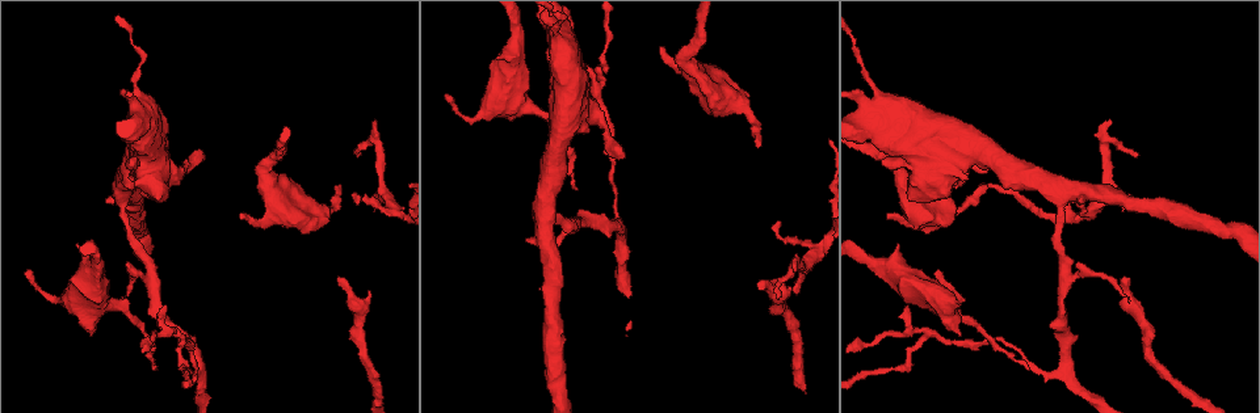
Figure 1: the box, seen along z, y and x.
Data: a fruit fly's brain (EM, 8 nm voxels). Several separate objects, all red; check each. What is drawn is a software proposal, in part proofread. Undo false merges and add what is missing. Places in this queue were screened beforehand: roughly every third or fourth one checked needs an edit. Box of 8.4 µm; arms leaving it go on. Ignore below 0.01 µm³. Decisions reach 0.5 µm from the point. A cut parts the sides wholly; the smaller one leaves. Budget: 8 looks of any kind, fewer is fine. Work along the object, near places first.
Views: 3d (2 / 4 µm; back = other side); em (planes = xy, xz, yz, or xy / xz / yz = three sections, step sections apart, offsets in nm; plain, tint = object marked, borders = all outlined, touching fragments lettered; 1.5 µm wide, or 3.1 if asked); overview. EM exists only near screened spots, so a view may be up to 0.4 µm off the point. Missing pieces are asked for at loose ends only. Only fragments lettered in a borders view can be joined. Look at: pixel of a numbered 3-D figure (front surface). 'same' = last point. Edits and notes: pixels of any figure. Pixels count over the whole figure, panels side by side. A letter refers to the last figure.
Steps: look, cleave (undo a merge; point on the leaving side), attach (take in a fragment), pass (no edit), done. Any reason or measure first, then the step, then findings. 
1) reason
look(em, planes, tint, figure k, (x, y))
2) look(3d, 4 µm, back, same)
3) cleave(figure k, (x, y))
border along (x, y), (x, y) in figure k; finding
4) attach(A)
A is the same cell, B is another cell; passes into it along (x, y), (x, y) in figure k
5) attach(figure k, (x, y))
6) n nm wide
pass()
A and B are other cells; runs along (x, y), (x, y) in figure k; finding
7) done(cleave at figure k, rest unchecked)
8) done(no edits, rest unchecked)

an open end
look(3d, 4 µm, figure 1, (339, 278))

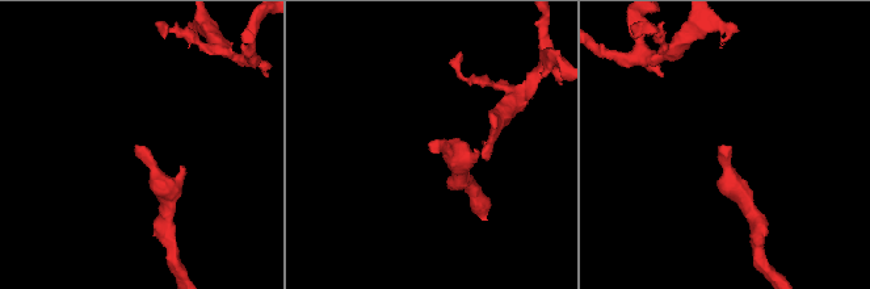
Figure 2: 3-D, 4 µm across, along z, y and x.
shape alone is not enough
look(em, yz, step 4, tint, figure 2, (429, 144))

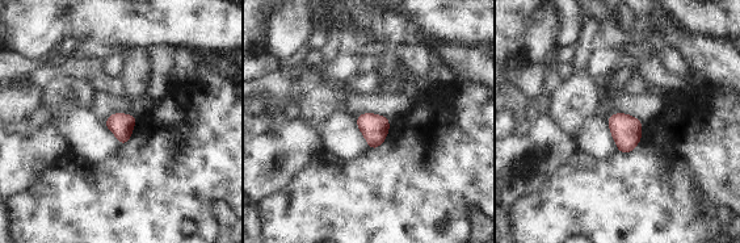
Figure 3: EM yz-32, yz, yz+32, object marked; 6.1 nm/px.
look(em, planes, borders, same)

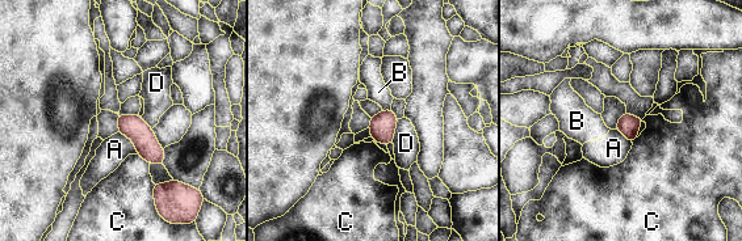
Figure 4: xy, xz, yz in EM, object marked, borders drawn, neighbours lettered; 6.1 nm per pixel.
A touches over 190 nm
pass()
A, B, C and D are other cells; border along (118, 131), (131, 142), (138, 153) in figure 4; no lettered fragment goes on from it

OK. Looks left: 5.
free end
look(em, planes, borders, figure 1, (797, 270))

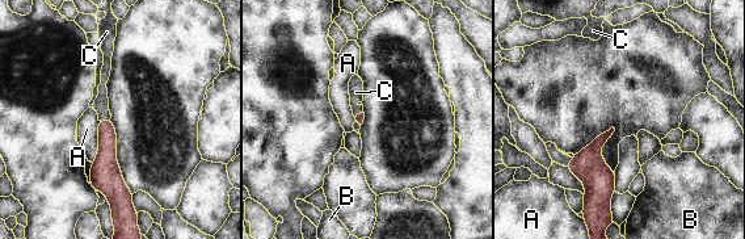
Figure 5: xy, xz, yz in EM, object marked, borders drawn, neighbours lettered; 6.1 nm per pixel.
attach(C)
C is the same cell, A and B are other cells; passes into it along (105, 160), (104, 120), (101, 104) in figure 5; the neuron continues

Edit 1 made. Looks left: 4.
see it whole again
look(overview)

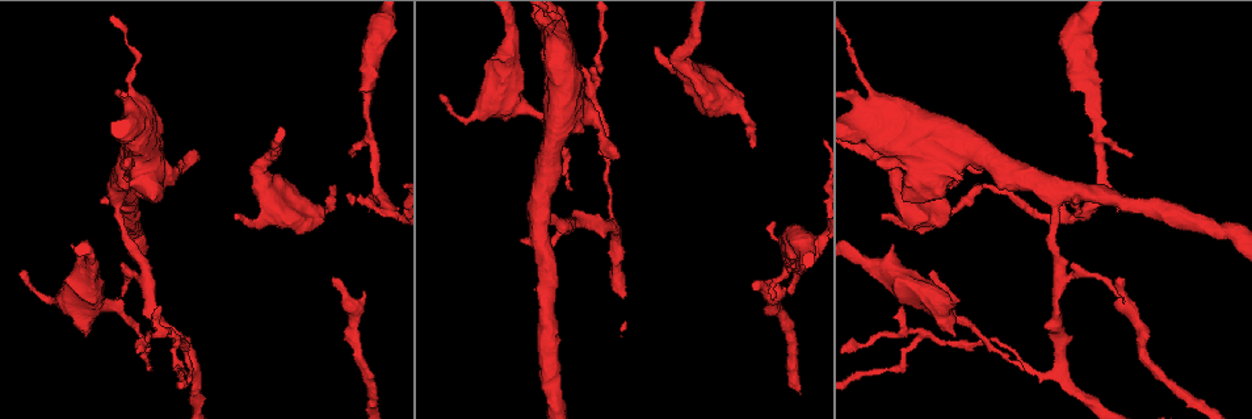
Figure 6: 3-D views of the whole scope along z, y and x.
an open end
look(3d, 2 µm, back, figure 6, (774, 221))

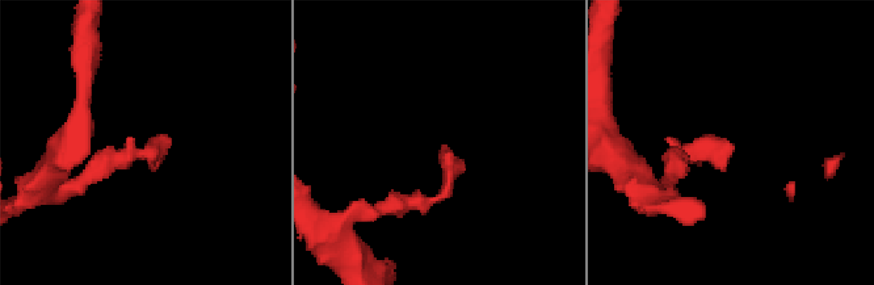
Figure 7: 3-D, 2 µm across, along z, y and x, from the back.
look(em, planes, plain, figure 7, (445, 153))

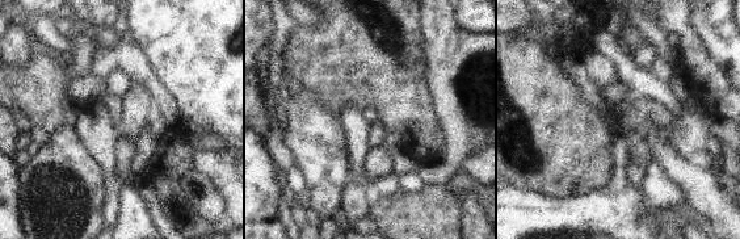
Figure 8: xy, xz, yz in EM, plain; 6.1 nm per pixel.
look(em, planes, borders, same)

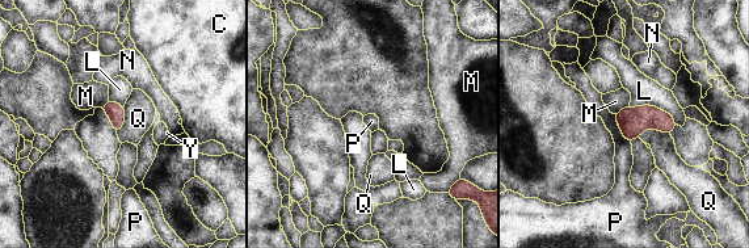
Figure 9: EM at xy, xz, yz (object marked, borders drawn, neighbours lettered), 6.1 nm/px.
pass()
C, L, M, N, P, Q and Y are other cells; border along (618, 126), (622, 135), (630, 142) in figure 9; no lettered fragment goes on from it

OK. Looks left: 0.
done(attach at figure 5, rest unchecked)

